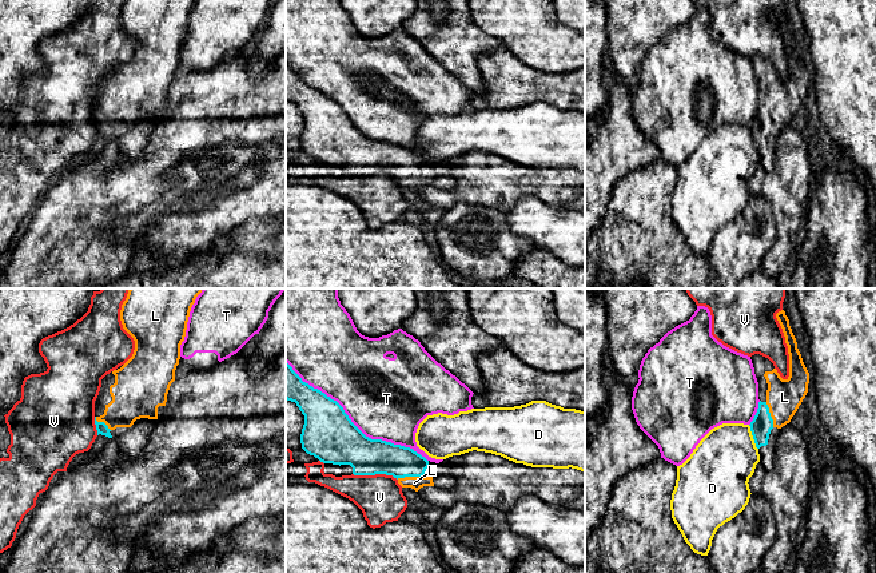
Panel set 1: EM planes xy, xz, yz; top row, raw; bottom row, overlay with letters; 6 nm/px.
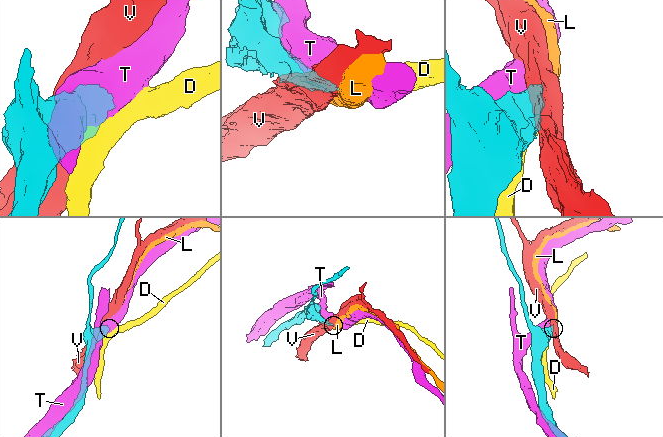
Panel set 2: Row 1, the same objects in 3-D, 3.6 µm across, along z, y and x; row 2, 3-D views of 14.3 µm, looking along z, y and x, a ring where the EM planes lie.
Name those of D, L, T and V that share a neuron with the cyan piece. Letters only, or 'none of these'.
L

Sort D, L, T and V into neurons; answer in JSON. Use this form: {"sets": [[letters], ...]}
{"sets": [["D"], ["L"], ["T"], ["V"]]}

